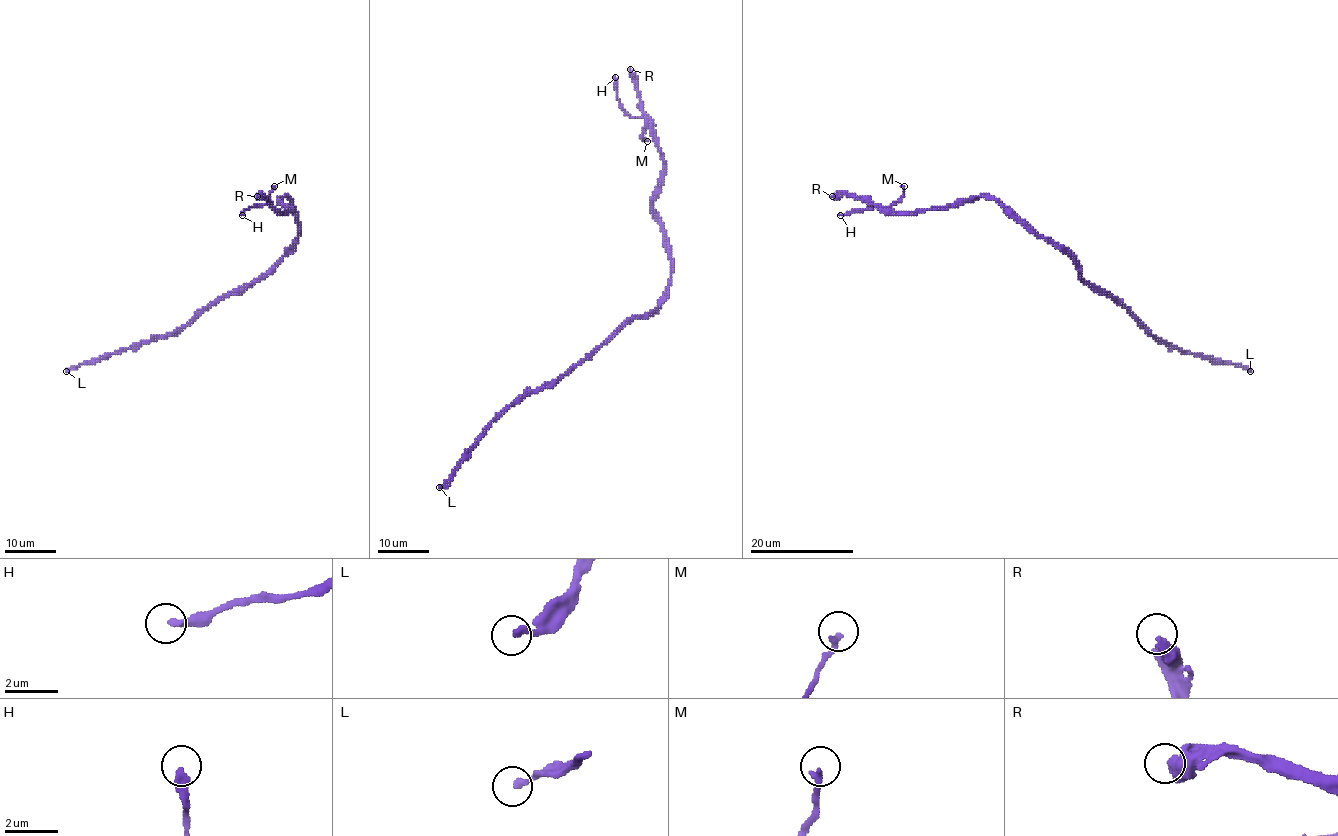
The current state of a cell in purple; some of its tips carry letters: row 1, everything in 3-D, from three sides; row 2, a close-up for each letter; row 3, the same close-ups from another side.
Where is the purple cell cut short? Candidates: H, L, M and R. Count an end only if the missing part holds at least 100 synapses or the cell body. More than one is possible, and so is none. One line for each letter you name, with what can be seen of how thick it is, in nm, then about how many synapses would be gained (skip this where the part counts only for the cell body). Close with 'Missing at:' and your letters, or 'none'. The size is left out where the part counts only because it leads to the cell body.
R: 480 nm | 120 syn
Missing at: R

